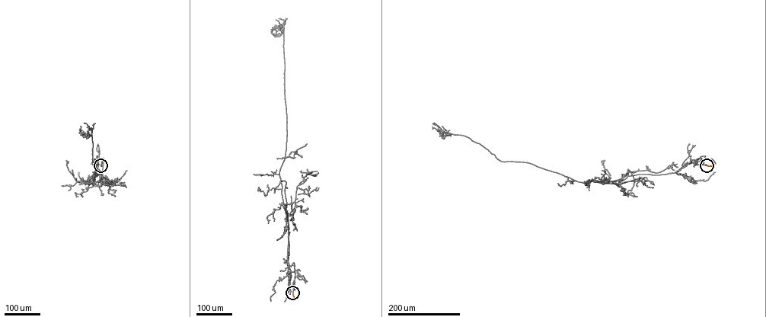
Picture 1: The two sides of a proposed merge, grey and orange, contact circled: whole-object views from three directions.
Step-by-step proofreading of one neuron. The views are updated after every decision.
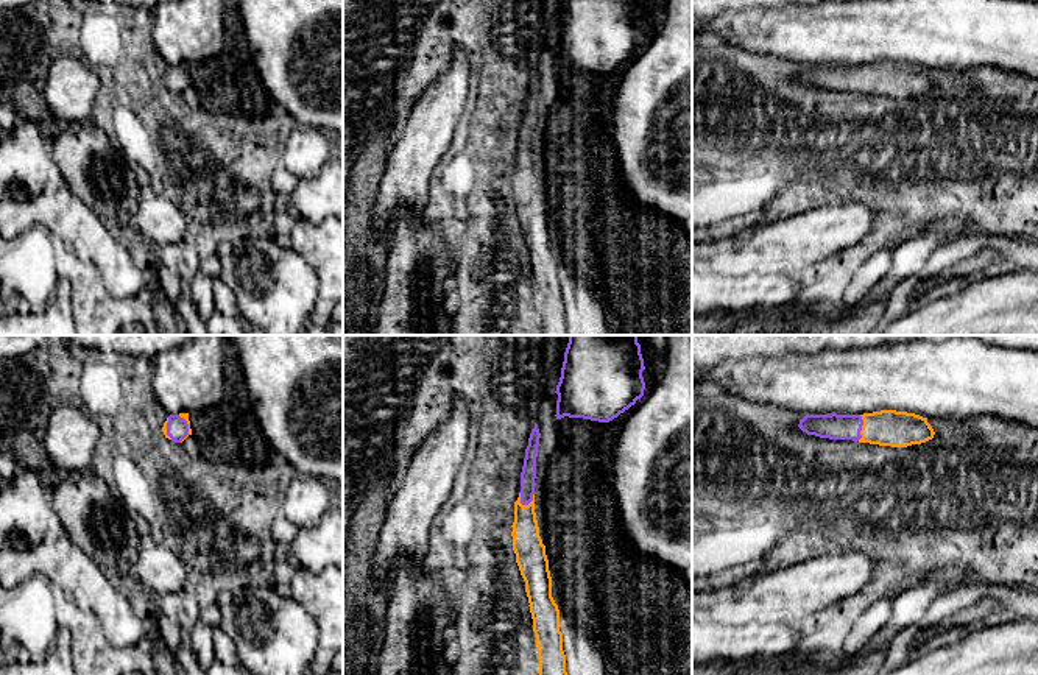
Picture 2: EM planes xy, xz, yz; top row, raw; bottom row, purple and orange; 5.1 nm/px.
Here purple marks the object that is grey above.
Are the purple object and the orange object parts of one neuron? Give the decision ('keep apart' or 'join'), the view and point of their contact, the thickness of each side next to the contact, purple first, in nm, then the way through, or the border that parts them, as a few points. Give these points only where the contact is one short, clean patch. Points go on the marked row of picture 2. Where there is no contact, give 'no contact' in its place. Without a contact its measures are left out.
join; contact xz (529, 502); calibres 80 and 160 nm; way xz (529, 470), (529, 502), (527, 544)

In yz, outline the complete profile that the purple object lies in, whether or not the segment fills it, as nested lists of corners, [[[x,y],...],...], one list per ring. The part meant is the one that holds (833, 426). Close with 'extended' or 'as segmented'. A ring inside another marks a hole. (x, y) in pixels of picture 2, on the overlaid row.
[[[881,410],[863,415],[806,415],[798,427],[807,435],[829,440],[853,440],[891,447],[921,444],[934,438],[935,432],[915,413]]]; extended

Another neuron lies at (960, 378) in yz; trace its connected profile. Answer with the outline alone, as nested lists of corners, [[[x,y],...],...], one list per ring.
[[[954,335],[941,343],[912,340],[849,351],[824,349],[818,354],[790,352],[771,359],[726,360],[711,369],[692,363],[692,382],[708,387],[718,385],[731,394],[768,402],[803,415],[863,415],[881,410],[943,419],[993,415],[1038,429],[1038,351],[1007,349],[983,343],[973,335]]]

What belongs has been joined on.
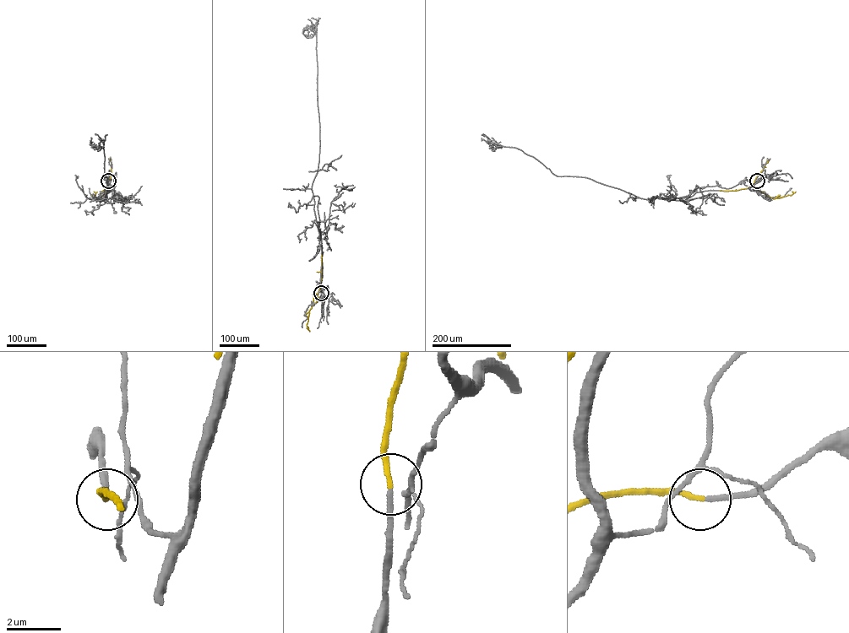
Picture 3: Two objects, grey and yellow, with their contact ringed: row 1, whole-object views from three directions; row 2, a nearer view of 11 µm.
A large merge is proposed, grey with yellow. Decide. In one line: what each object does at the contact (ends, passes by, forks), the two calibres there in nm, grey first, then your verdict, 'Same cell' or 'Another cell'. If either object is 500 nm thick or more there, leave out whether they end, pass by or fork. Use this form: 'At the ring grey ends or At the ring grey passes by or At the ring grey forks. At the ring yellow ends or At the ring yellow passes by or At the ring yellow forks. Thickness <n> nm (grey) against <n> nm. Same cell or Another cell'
At the ring grey ends. At the ring yellow ends. Thickness 180 nm (grey) against 180 nm. Another cell

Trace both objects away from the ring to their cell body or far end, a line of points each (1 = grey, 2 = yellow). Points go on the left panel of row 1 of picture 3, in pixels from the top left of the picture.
1: (108, 181), (111, 170), (106, 192), (106, 187), (111, 185), (114, 191), (111, 202), (115, 212)
2: (108, 181), (103, 196), (96, 198), (94, 192)

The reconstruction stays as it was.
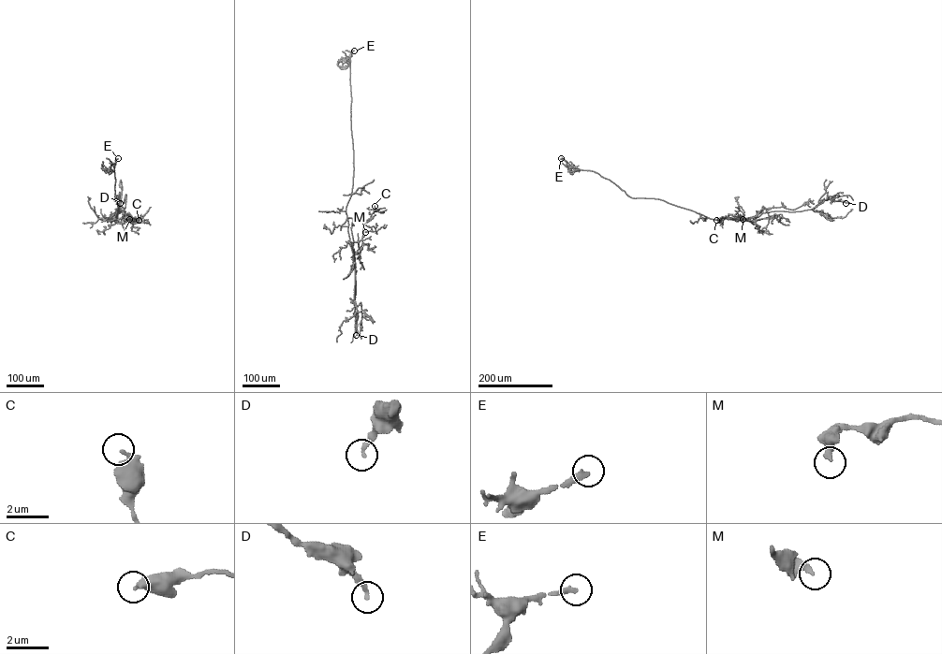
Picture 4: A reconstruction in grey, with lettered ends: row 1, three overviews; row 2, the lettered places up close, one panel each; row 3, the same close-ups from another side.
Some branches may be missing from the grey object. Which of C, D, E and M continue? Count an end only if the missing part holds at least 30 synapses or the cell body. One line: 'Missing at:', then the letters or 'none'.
Missing at: E

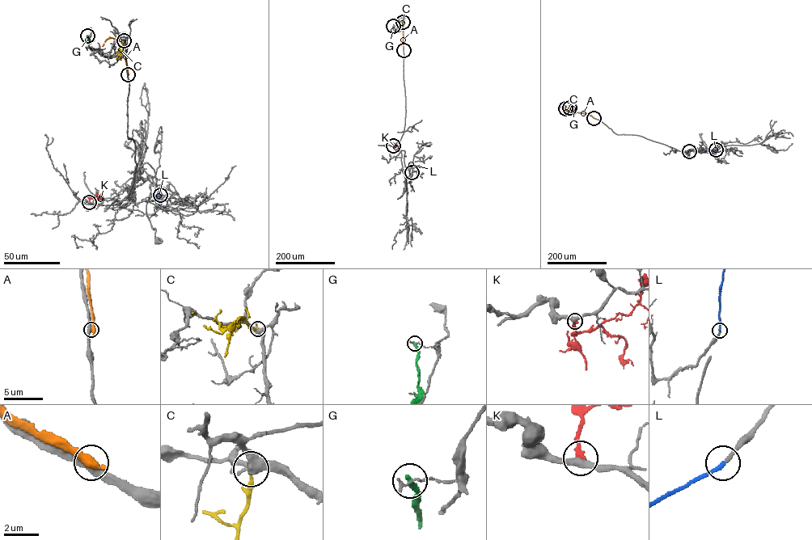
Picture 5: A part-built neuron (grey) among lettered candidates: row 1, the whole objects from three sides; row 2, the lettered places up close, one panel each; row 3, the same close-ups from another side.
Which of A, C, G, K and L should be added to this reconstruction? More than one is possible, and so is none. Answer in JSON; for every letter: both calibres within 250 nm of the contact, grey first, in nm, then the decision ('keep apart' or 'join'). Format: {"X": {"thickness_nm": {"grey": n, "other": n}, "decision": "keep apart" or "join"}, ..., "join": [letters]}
{"A": {"thickness_nm": {"grey": 400, "other": 480}, "decision": "keep apart"}, "C": {"thickness_nm": {"grey": 500, "other": 240}, "decision": "keep apart"}, "G": {"thickness_nm": {"grey": 180, "other": 260}, "decision": "keep apart"}, "K": {"thickness_nm": {"grey": 380, "other": 320}, "decision": "keep apart"}, "L": {"thickness_nm": {"grey": 180, "other": 220}, "decision": "join"}, "join": ["L"]}

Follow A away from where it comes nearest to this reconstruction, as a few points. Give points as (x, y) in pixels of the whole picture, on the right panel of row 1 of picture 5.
A: (594, 118), (565, 108), (562, 110)

